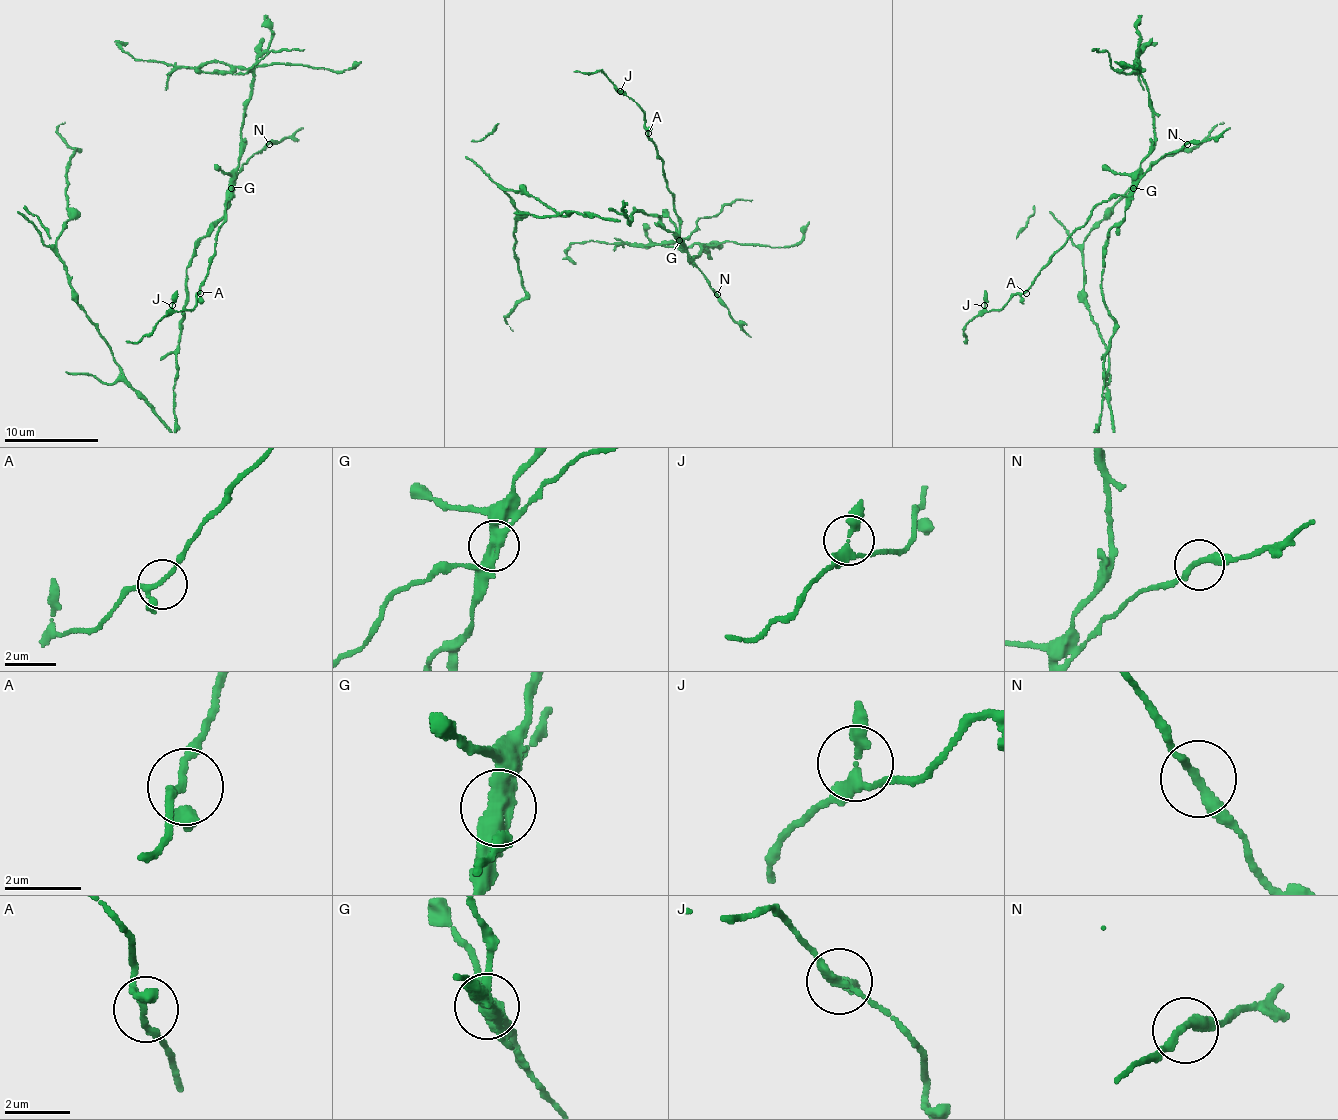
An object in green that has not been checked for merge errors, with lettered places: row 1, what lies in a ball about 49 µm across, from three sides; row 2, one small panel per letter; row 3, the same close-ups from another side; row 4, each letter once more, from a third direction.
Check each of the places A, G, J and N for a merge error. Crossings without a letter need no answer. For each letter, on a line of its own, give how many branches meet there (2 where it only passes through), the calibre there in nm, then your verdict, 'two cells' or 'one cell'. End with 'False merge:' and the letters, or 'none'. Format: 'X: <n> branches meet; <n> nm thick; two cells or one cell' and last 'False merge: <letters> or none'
A: 3 branches meet; 140 nm thick; one cell
G: 3 branches meet; 380 nm thick; two cells
J: 3 branches meet; 260 nm thick; one cell
N: 2 branches meet; 280 nm thick; one cell
False merge: G

